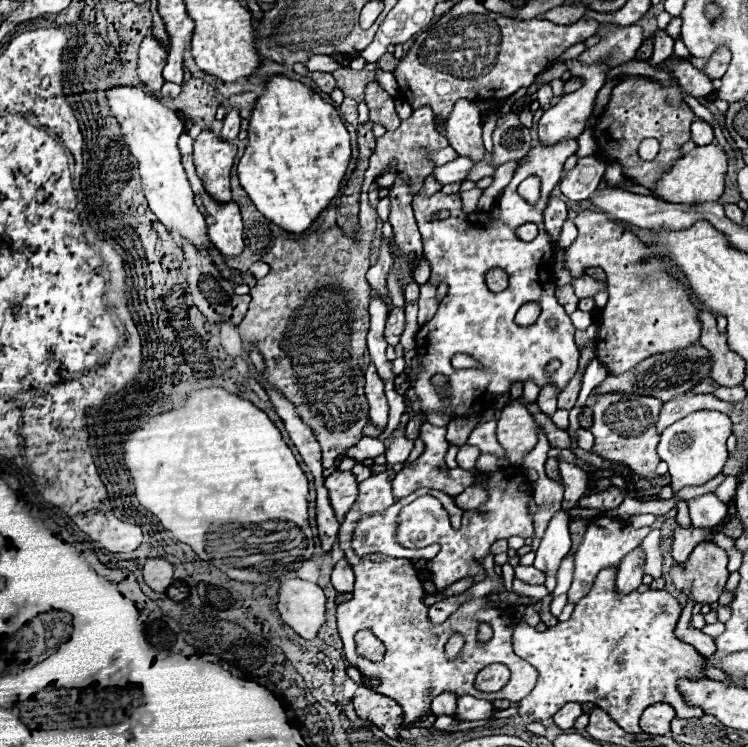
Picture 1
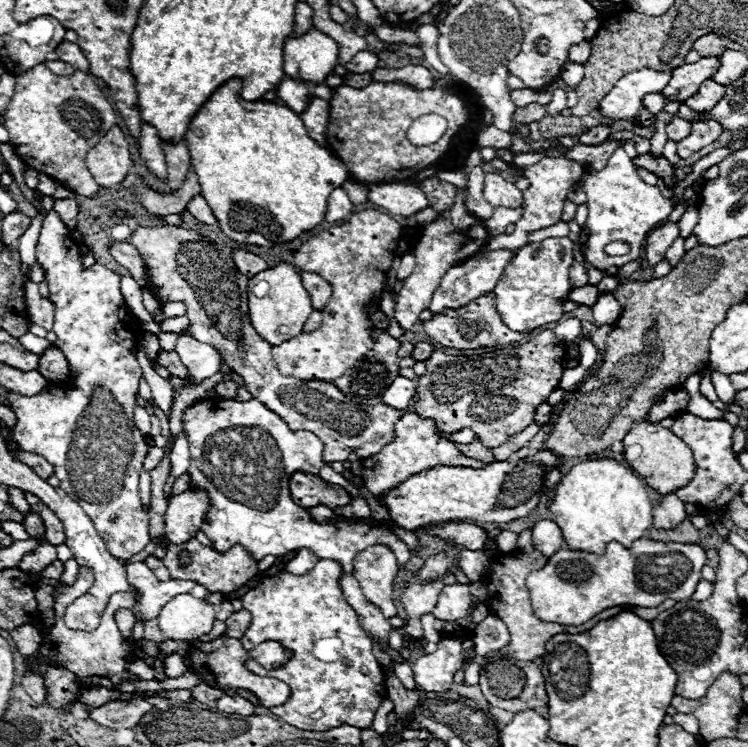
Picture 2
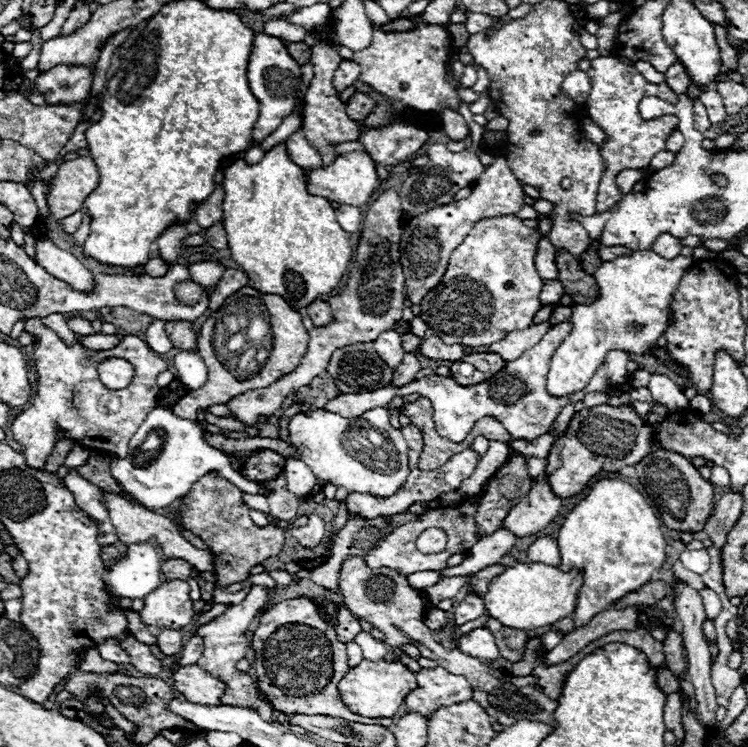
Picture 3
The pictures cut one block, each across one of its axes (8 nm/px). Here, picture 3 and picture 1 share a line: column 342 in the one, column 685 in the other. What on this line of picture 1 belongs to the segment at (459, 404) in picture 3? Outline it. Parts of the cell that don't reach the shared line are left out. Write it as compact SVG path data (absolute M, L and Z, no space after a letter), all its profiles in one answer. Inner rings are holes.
M682 394L662 406L660 418L658 418L658 432L662 432L666 426L674 424L678 418L684 418L686 414L694 410L718 410L718 412L728 412L732 408L730 402L718 400L714 394Z

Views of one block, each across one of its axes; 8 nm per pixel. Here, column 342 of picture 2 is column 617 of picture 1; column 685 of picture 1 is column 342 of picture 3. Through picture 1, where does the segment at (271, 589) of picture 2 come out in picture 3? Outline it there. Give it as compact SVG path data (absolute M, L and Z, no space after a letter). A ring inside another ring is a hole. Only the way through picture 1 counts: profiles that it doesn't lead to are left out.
M308 596L292 598L292 600L282 600L276 606L272 606L264 616L260 618L258 628L254 630L252 636L252 650L254 650L254 672L258 678L258 688L268 696L274 708L278 708L284 714L324 714L324 716L336 716L344 718L350 722L376 722L382 726L392 728L394 720L392 718L364 718L354 712L340 700L338 692L338 682L344 678L344 674L350 670L348 658L346 658L346 644L342 644L336 636L336 628L330 626L324 616L318 612L318 604L324 606L324 614L336 616L338 608L330 600L314 600Z

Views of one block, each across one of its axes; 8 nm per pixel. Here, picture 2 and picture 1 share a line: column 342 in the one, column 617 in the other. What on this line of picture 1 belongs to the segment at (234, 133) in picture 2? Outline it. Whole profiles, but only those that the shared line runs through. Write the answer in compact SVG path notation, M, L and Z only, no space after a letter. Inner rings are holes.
M610 164L606 168L606 174L604 174L604 182L614 186L614 184L620 184L620 182L626 182L626 176L622 174L622 166L620 164Z

